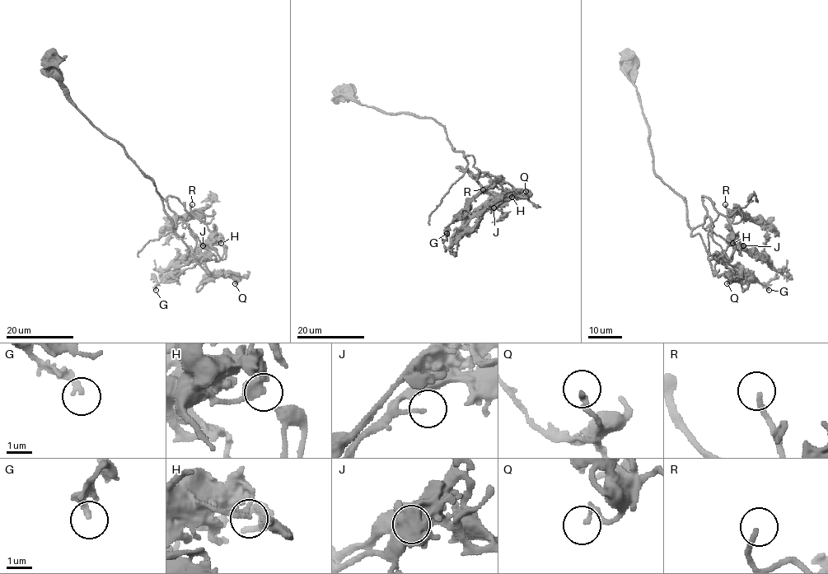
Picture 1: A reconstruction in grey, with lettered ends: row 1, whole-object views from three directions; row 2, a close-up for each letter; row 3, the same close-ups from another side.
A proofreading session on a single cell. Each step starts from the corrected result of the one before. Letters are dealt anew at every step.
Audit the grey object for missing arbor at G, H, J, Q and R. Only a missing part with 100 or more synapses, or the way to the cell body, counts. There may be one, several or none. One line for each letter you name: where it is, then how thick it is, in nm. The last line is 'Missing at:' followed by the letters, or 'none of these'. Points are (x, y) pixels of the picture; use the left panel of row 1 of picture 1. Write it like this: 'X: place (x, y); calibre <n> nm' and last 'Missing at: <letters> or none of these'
R: place (192, 204); calibre 180 nm
Missing at: R

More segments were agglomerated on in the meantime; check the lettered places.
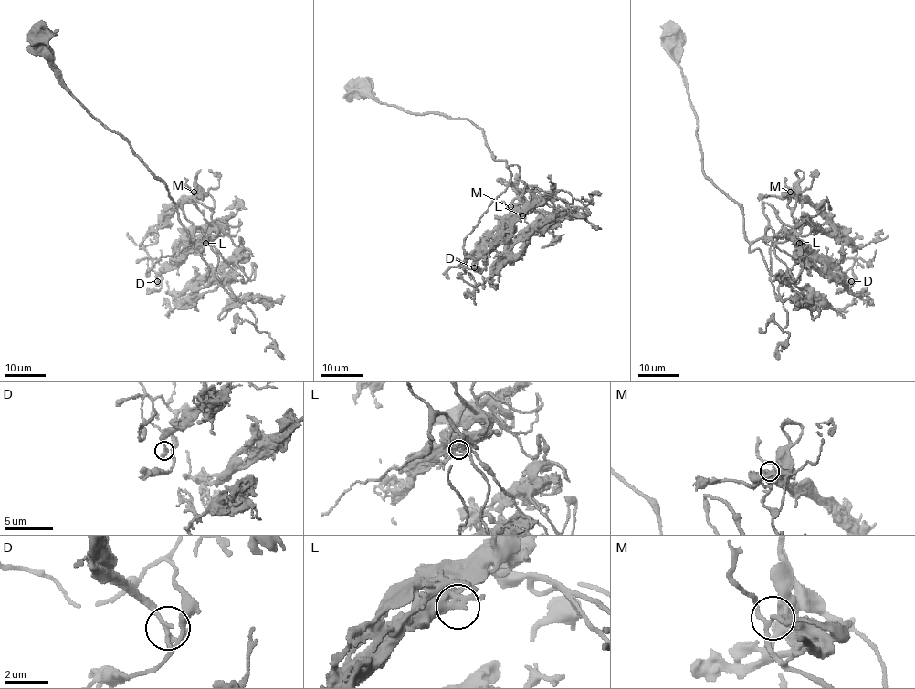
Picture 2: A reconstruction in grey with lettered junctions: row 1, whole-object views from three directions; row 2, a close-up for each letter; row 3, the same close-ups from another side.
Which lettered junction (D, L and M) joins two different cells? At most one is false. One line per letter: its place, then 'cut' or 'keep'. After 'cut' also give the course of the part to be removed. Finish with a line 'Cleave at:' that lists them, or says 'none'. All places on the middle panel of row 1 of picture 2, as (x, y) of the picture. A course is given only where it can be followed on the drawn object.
D: at (474, 267); keep
L: at (522, 215); keep
M: at (510, 206); keep
Cleave at: none

